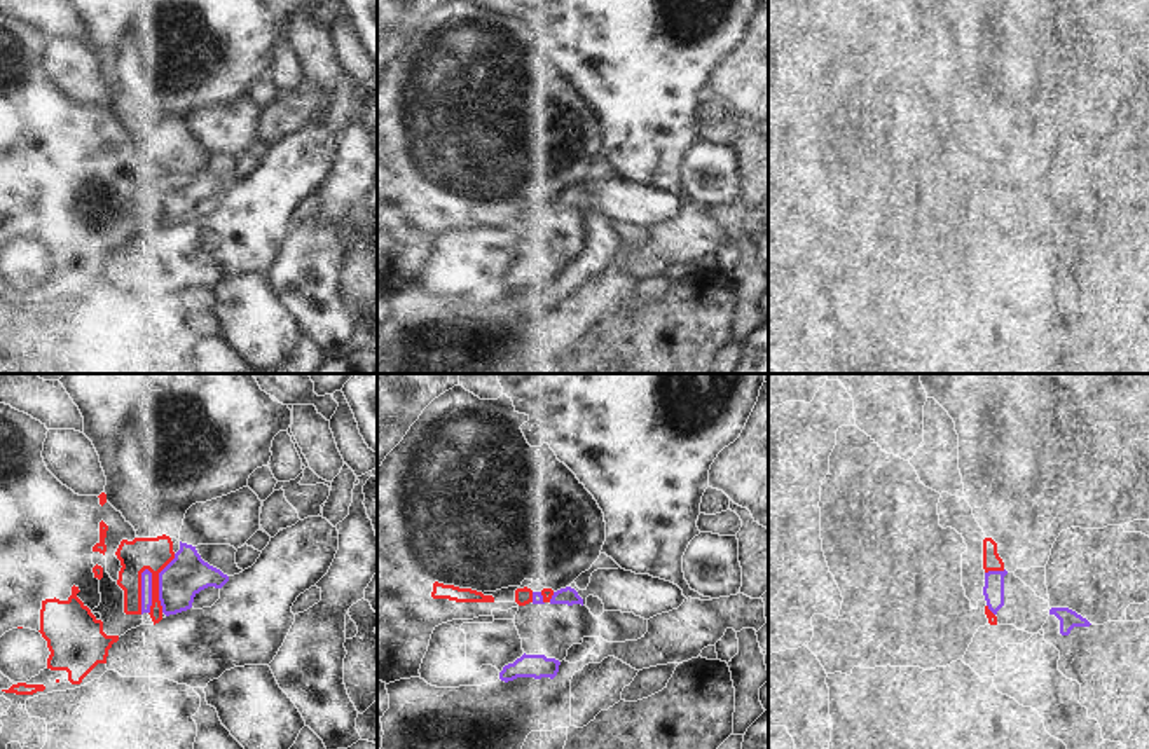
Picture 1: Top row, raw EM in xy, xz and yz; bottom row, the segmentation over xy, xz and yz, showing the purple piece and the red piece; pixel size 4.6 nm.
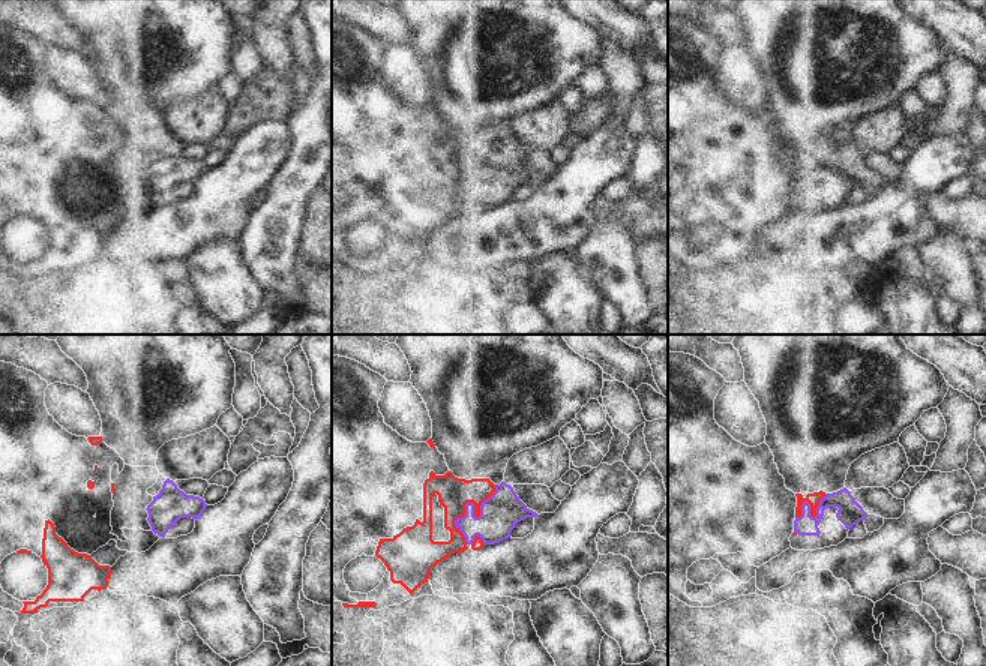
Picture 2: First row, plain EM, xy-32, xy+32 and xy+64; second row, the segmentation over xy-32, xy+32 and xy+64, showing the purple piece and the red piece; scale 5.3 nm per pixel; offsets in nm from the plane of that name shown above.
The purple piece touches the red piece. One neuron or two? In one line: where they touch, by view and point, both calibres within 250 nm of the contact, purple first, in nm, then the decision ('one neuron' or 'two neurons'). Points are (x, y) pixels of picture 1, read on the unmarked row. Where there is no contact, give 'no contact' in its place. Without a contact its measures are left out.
contact xy (142, 199); calibres 50 and 160 nm; two neurons

